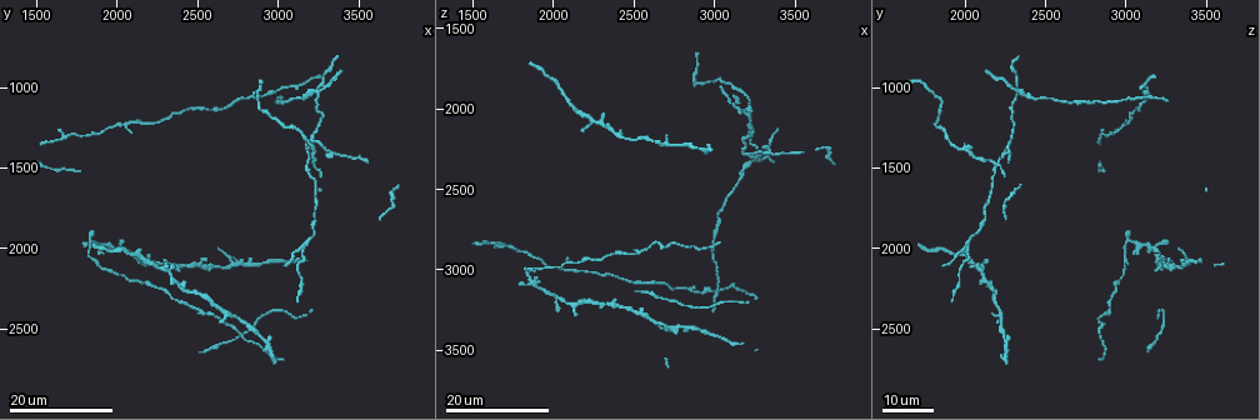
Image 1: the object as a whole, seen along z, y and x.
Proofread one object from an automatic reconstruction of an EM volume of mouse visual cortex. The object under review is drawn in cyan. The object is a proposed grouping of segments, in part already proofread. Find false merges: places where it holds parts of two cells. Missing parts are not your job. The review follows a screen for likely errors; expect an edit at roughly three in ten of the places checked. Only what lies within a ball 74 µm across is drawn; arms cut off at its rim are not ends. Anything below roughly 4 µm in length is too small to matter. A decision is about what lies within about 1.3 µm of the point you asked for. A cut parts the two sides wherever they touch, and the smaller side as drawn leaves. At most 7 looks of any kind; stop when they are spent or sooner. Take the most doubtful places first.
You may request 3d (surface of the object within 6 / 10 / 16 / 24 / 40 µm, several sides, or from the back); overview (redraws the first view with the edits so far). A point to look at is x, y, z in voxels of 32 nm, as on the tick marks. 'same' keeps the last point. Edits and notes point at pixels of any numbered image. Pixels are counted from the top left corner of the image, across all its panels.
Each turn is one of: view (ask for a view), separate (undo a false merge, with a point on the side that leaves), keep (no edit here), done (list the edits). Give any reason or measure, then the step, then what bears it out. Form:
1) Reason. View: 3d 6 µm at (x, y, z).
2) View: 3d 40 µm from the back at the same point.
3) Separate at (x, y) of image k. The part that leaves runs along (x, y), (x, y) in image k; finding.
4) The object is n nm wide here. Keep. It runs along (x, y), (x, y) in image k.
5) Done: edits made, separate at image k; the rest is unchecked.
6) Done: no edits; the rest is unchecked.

Four or more arms meet. View: 3d 24 µm at (3240, 1040, 2320).

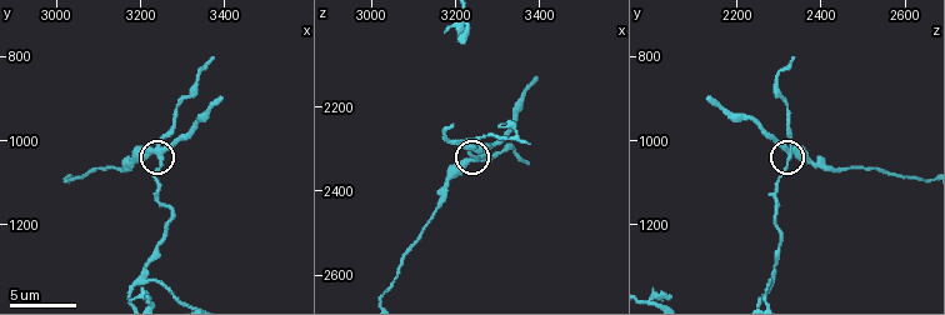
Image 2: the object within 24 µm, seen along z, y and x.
View: 3d 6 µm at (3245, 1035, 2325).

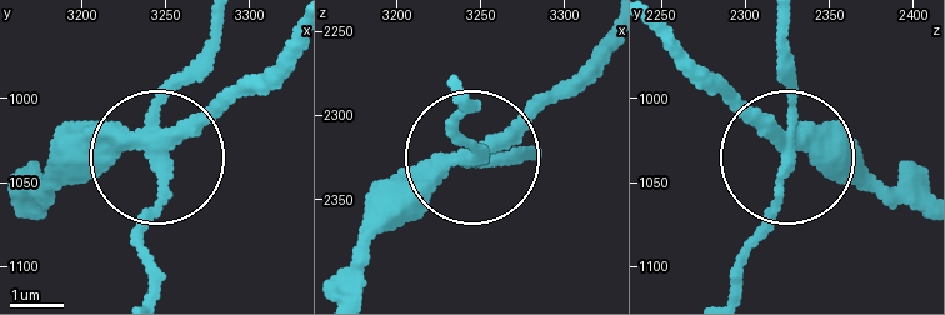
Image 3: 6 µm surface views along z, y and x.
4 arms meet here. Separate at (85, 163) of image 3. The part that leaves runs along (151, 145), (101, 150), (48, 199) in image 3; two cells meet here.

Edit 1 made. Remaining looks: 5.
View: overview.

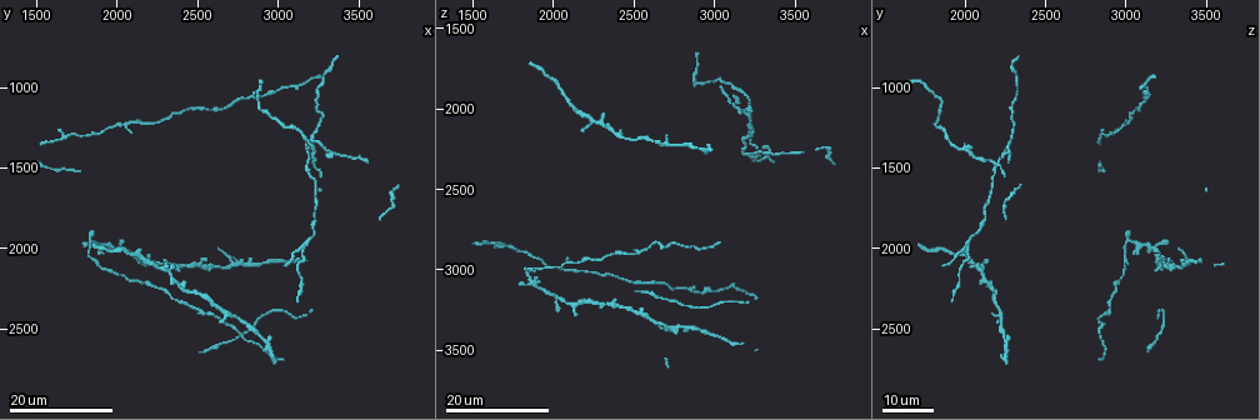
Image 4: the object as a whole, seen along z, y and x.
A narrow waist. View: 3d 24 µm at (3220, 1500, 2200).

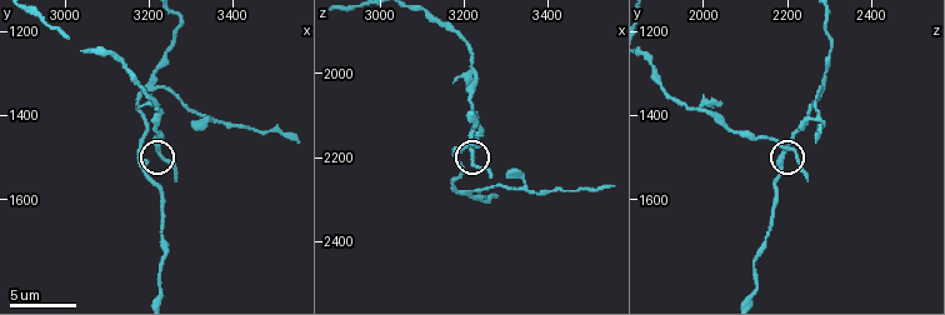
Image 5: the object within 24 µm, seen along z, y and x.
View: 3d 6 µm at (3225, 1485, 2210).

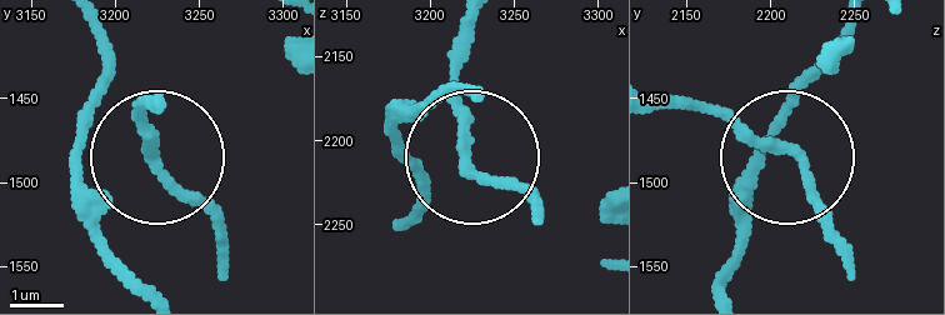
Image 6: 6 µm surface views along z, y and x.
The object is 170 nm wide here. Keep. It runs along (856, 21), (789, 115), (785, 146), (659, 101) in image 6; one cell here.

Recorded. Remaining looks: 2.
A fork. View: 3d 24 µm at (2840, 1060, 3120).

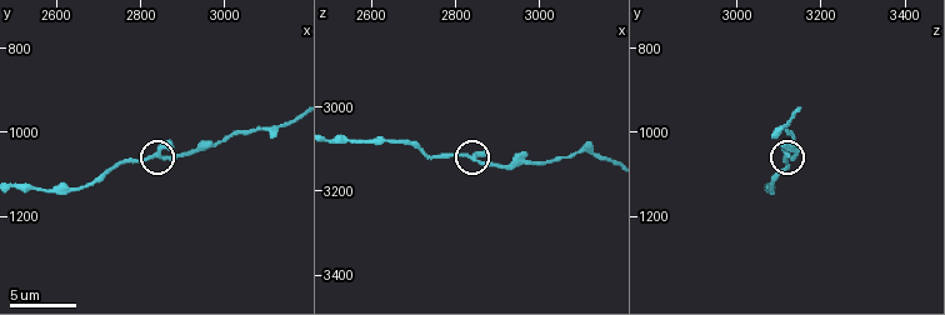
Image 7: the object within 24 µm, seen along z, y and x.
View: 3d 6 µm at (2835, 1055, 3120).

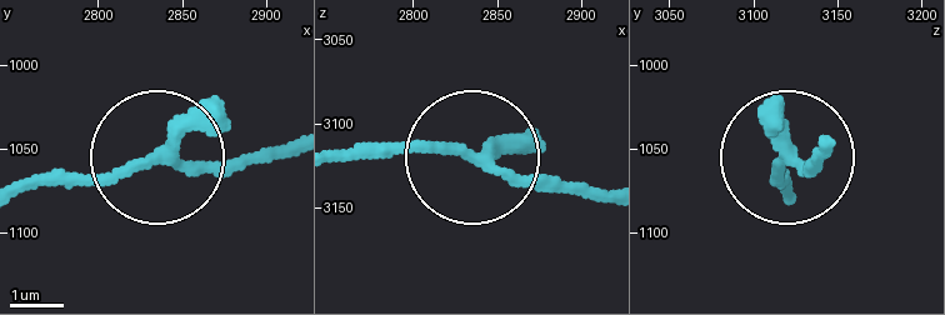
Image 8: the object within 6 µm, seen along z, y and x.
Keep. It runs along (465, 154), (608, 194) in image 8; continuous, no second cell.

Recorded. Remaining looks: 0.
Done: edits made, separate at image 3; the rest is unchecked.

